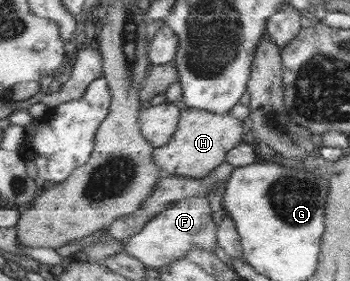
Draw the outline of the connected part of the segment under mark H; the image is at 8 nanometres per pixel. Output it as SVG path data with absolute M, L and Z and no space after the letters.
M184 106L175 136L168 144L155 148L152 161L163 175L200 179L227 162L227 153L242 143L245 132L242 121L231 112L214 113Z

